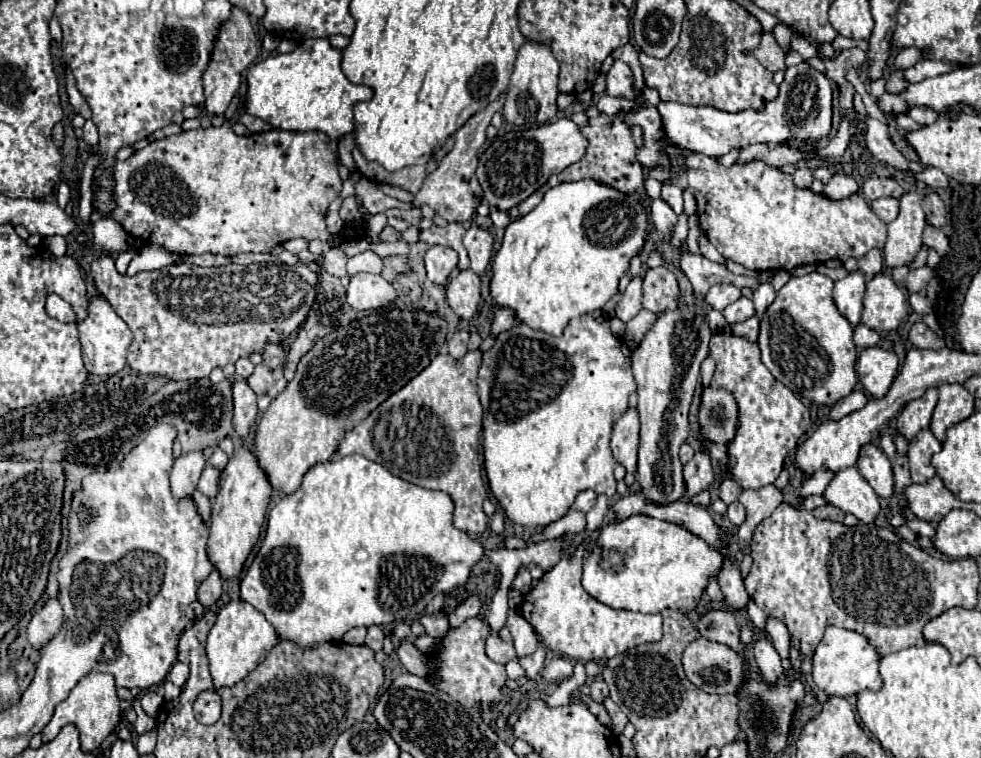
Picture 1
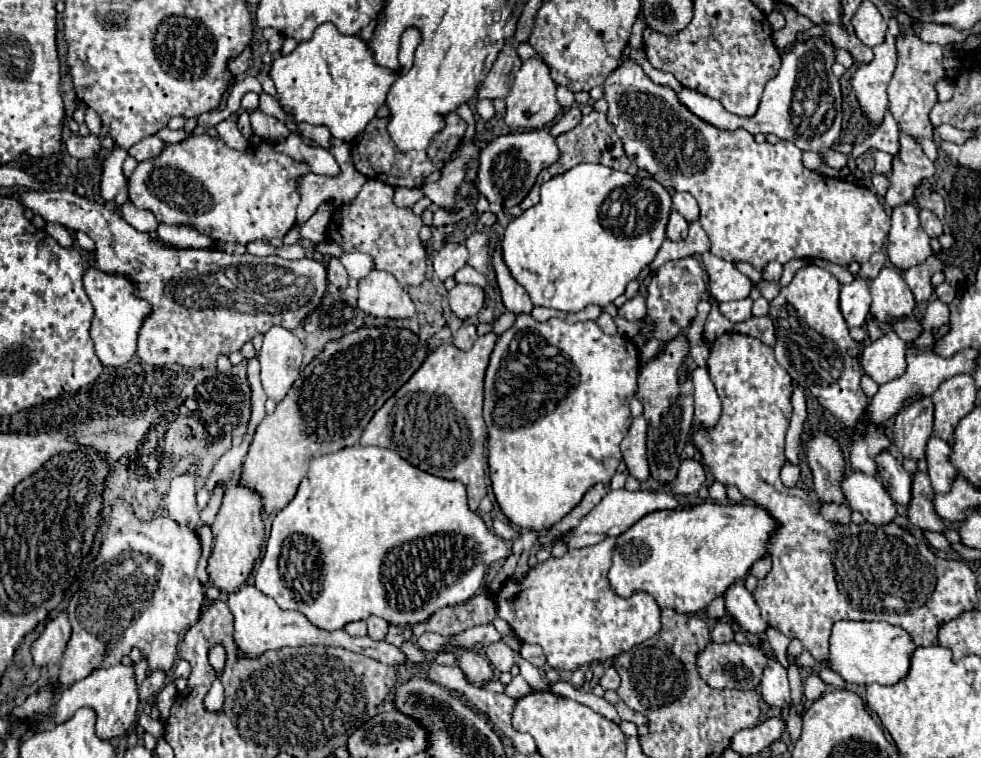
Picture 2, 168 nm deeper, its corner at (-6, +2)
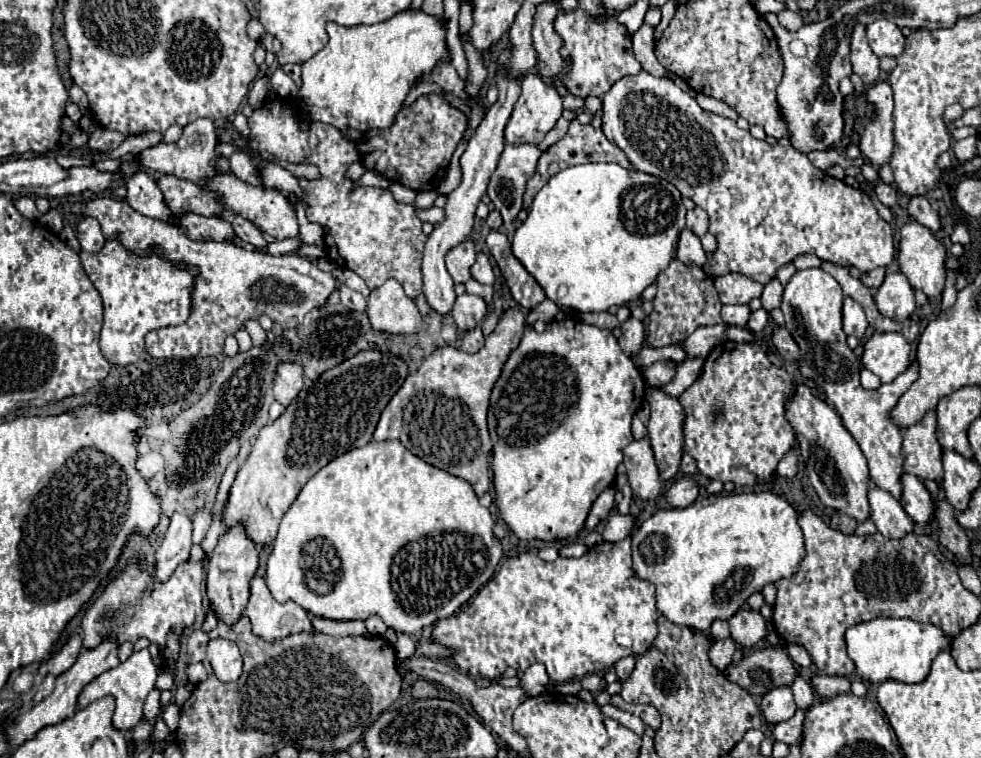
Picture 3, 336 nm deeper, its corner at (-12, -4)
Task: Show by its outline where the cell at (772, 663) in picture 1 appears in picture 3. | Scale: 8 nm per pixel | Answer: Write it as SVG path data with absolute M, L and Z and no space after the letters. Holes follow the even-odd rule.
M777 687L769 693L763 695L761 699L761 711L763 711L763 719L769 725L777 725L781 721L787 721L793 717L795 713L795 701L793 701L793 693L789 687Z

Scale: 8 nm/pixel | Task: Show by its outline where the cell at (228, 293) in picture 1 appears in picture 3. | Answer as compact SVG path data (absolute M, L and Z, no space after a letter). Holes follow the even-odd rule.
M93 199L89 203L65 203L65 209L81 215L93 215L101 223L105 237L119 237L125 247L137 255L145 255L149 245L155 243L161 255L171 261L185 261L201 269L195 279L193 311L187 323L177 327L165 327L149 331L145 337L147 351L153 357L193 357L193 355L219 355L223 353L223 341L237 329L245 327L247 319L257 319L261 313L269 315L283 329L297 327L303 317L313 309L325 305L327 297L337 291L339 281L333 273L325 273L307 257L297 253L273 257L261 251L245 251L229 241L193 241L185 231L161 219L145 217L131 209L127 201L117 199Z

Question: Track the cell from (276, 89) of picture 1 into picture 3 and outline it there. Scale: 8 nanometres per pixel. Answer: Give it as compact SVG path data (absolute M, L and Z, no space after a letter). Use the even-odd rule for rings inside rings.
M405 9L395 13L391 19L375 23L375 25L353 25L343 27L337 23L327 25L329 43L303 63L303 85L299 89L303 115L311 121L323 121L337 127L343 135L349 127L359 131L369 129L385 129L391 127L395 115L403 107L403 101L409 89L427 77L437 63L451 61L451 53L447 49L447 27L445 19L427 15L421 9Z

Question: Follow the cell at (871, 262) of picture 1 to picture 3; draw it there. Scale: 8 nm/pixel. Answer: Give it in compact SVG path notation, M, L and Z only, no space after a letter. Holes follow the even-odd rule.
M883 267L873 269L873 271L861 275L861 283L867 285L867 287L871 287L871 289L877 289L883 283L883 279L885 279L885 269Z

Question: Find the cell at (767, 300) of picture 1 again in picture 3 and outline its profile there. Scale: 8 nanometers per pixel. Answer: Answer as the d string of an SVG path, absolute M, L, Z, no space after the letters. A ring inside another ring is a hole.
M759 309L759 311L753 311L751 313L751 317L749 317L749 321L747 321L747 329L751 329L753 333L761 333L763 331L763 327L767 325L767 319L769 319L769 315L767 315L767 311L765 309Z

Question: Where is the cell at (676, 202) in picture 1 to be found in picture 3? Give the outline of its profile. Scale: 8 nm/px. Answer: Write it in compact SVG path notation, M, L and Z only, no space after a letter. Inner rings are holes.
M695 207L693 211L687 213L687 229L693 231L697 237L703 237L707 233L707 227L709 227L709 217L703 209Z

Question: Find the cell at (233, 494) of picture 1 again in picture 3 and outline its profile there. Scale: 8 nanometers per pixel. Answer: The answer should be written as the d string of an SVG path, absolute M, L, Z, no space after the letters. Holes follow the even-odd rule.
M241 525L231 527L219 537L219 543L213 551L211 561L215 563L213 569L207 569L207 597L209 597L211 609L219 621L227 625L235 625L247 607L249 581L253 579L259 567L257 545L245 535L245 529Z

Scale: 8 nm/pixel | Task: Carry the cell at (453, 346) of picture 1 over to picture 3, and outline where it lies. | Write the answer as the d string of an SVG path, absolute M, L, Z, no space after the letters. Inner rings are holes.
M475 327L473 331L467 331L461 339L461 351L465 353L477 353L483 347L483 333L481 327Z

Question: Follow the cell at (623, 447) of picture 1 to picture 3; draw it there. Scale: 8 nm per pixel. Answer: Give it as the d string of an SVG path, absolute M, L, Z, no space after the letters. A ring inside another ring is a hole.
M649 439L633 441L623 451L623 463L627 467L627 477L631 491L637 499L649 501L661 493L661 477L657 473L657 465L653 459L653 451Z

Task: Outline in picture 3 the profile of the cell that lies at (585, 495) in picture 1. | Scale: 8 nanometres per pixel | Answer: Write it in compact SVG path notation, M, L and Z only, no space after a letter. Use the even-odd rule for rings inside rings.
M607 487L607 489L597 497L597 501L593 503L593 509L591 509L591 513L589 513L587 521L585 521L585 527L587 527L589 531L597 529L597 525L603 523L603 521L611 515L613 509L615 509L615 489L613 489L613 487Z

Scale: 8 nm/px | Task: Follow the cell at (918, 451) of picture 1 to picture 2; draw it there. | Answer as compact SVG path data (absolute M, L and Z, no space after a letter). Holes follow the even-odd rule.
M937 437L929 439L927 451L925 451L927 475L937 493L947 493L947 489L951 487L951 481L957 477L955 467L949 463L949 453L951 453L951 447L947 441Z

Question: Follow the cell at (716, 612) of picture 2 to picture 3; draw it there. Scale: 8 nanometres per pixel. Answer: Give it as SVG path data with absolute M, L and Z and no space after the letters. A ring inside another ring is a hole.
M715 621L715 623L711 625L711 629L709 629L709 635L711 635L713 641L717 641L717 639L727 639L727 637L729 637L729 625L727 625L725 621Z

